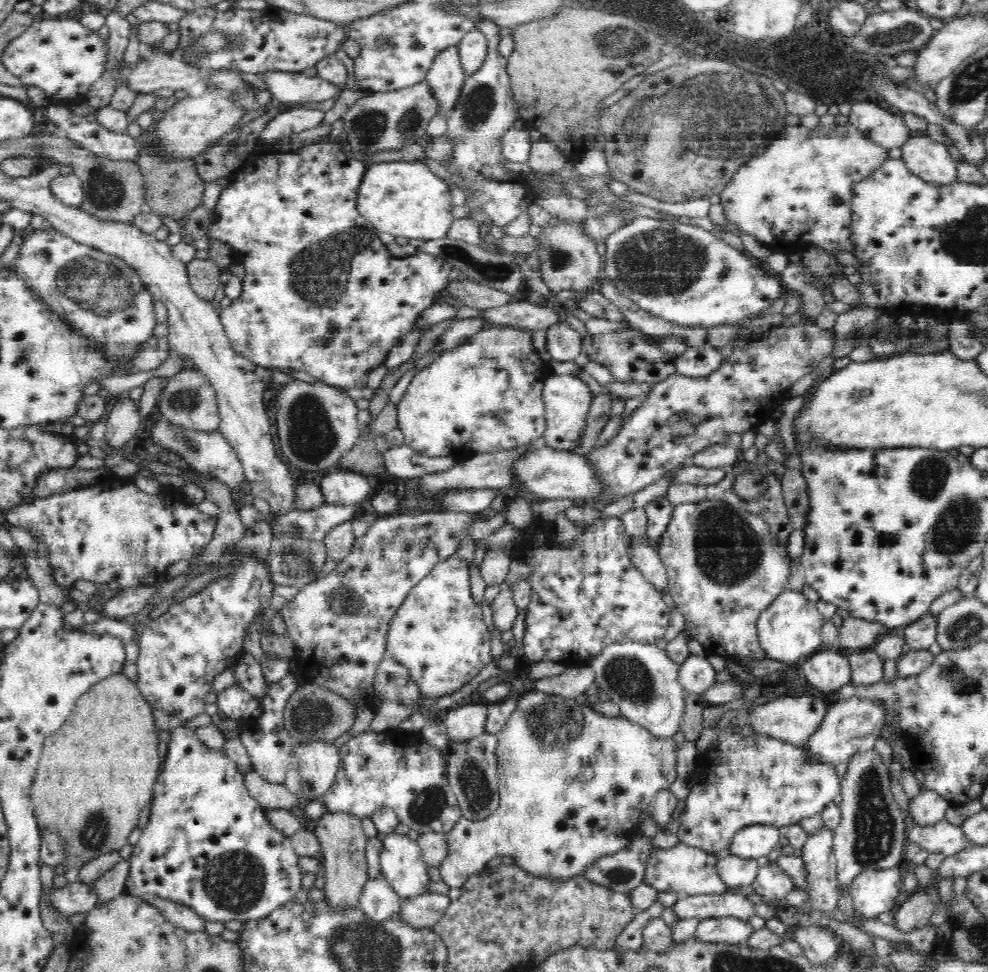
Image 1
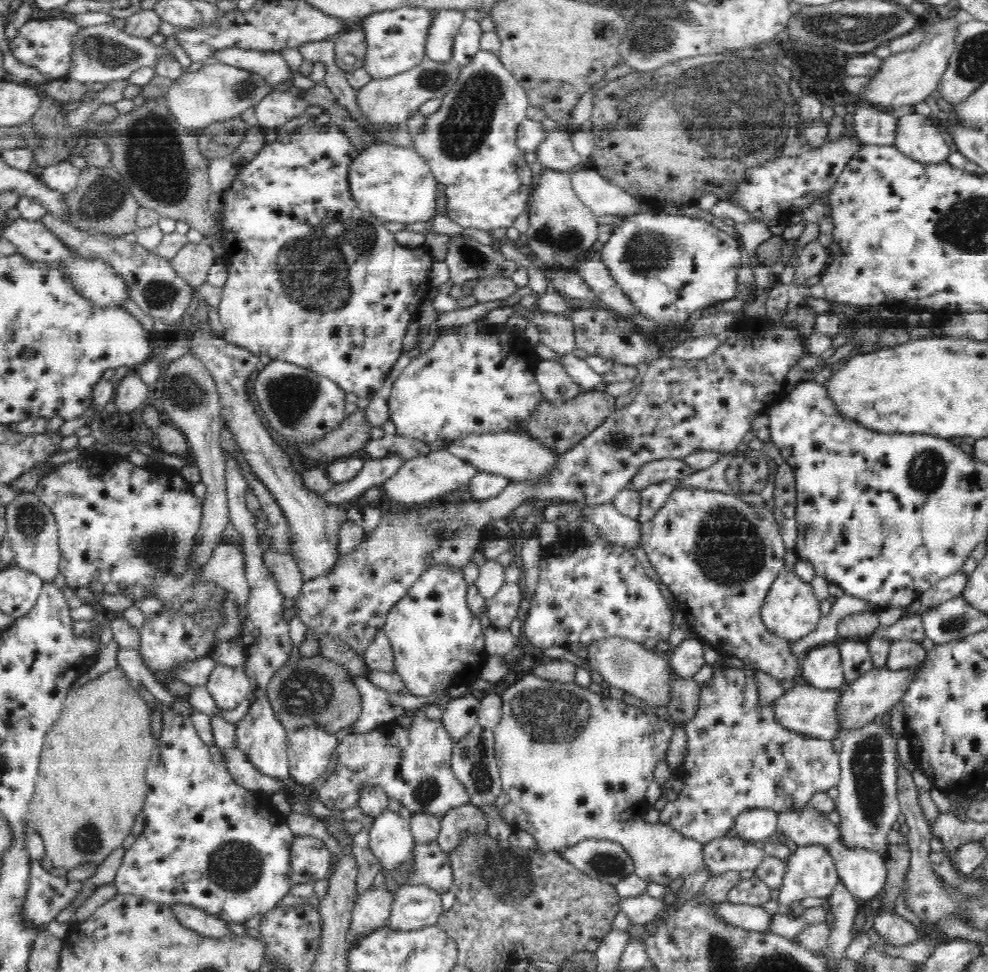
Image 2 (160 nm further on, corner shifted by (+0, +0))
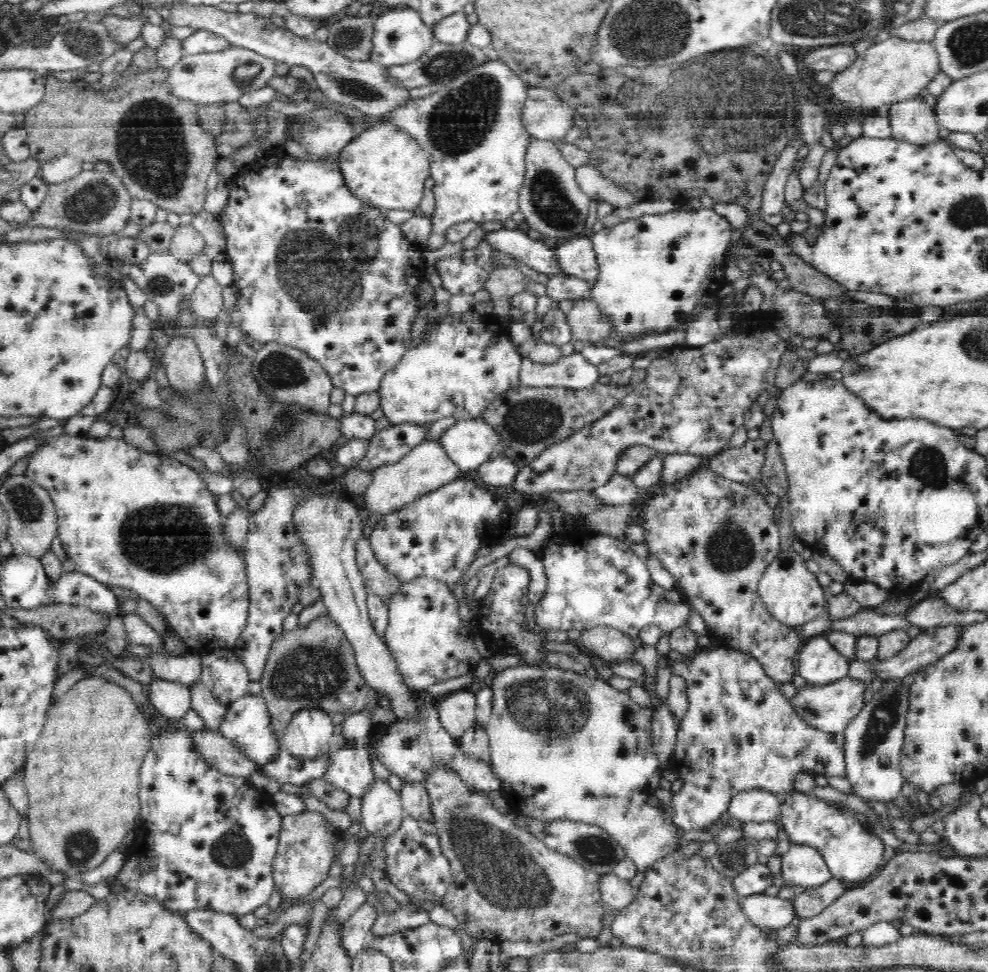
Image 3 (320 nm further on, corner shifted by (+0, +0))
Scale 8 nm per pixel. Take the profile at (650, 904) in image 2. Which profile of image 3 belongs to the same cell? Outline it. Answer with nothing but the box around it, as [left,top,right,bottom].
[600,869,638,911]

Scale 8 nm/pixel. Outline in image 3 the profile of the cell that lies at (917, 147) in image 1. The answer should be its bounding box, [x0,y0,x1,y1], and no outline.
[888,96,940,146]

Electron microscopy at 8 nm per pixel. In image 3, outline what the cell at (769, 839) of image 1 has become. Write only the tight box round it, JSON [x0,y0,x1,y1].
[728,789,782,823]

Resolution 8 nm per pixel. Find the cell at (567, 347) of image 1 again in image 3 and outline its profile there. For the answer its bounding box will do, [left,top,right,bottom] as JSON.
[537,308,574,350]

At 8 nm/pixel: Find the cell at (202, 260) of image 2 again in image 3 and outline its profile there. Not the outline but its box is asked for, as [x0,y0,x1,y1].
[169,224,204,264]

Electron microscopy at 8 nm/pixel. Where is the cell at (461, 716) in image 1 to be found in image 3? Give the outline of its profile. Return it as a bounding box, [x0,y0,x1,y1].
[437,689,477,740]

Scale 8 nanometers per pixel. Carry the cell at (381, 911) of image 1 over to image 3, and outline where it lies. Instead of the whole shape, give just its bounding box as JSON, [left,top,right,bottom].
[342,902,378,956]

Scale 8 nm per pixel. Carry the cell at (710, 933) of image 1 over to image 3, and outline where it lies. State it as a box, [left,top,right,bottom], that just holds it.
[740,894,794,929]

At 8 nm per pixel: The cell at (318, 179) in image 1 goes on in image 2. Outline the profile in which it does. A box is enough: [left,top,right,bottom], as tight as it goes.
[219,122,434,398]

